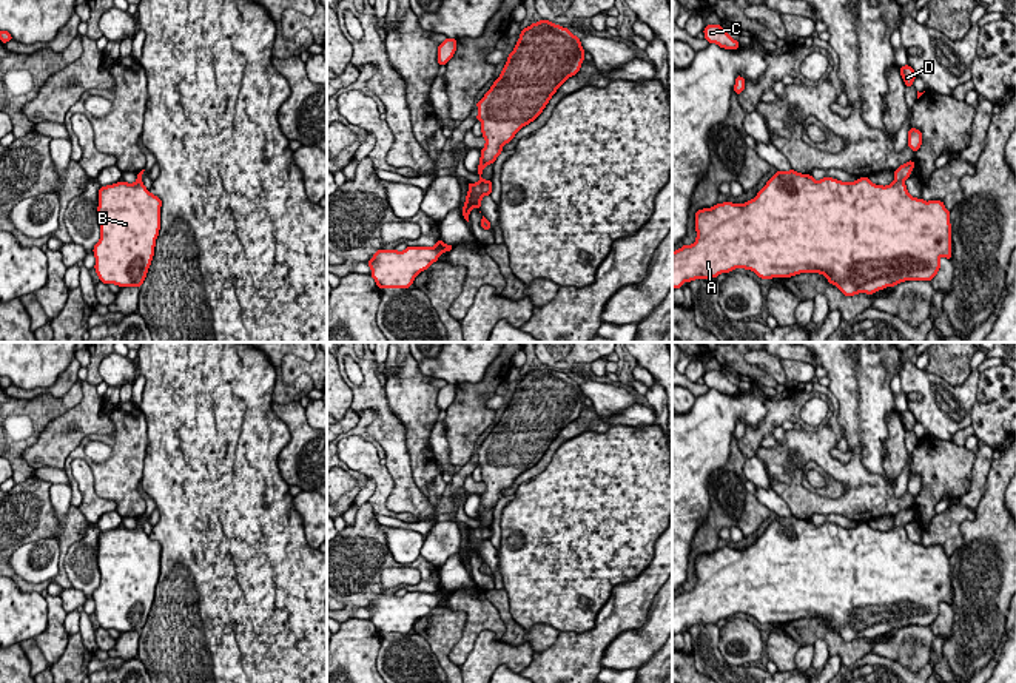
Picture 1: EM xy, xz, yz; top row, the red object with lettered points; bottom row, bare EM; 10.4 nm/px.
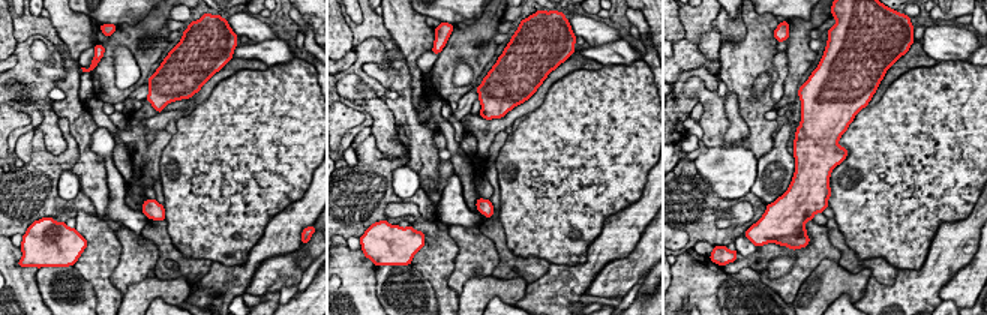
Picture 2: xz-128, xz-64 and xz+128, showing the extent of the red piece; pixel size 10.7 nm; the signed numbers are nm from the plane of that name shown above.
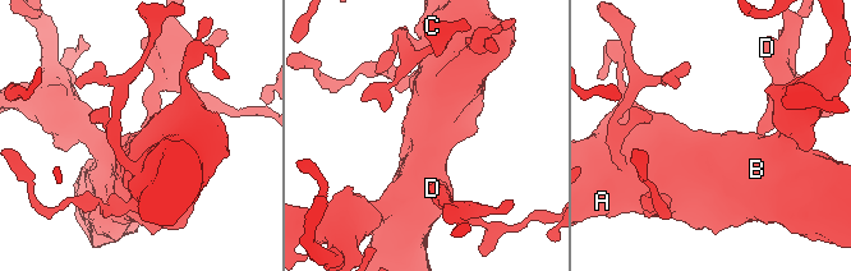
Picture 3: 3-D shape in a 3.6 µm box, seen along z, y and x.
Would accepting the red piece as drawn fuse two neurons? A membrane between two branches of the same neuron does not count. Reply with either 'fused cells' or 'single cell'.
single cell

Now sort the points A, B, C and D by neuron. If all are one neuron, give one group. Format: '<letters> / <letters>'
A B C D

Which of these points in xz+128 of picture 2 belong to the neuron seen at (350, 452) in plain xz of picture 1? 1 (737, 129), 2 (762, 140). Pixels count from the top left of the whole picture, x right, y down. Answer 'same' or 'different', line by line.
1: different
2: same

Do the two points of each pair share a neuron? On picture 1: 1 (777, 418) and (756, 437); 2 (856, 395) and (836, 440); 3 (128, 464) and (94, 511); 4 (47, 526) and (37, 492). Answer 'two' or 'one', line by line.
1: one
2: two
3: two
4: one

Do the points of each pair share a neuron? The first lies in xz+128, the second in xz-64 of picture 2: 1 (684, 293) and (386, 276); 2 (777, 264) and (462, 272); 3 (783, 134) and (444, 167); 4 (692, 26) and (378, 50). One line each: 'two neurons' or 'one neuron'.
1: two neurons
2: two neurons
3: one neuron
4: two neurons

